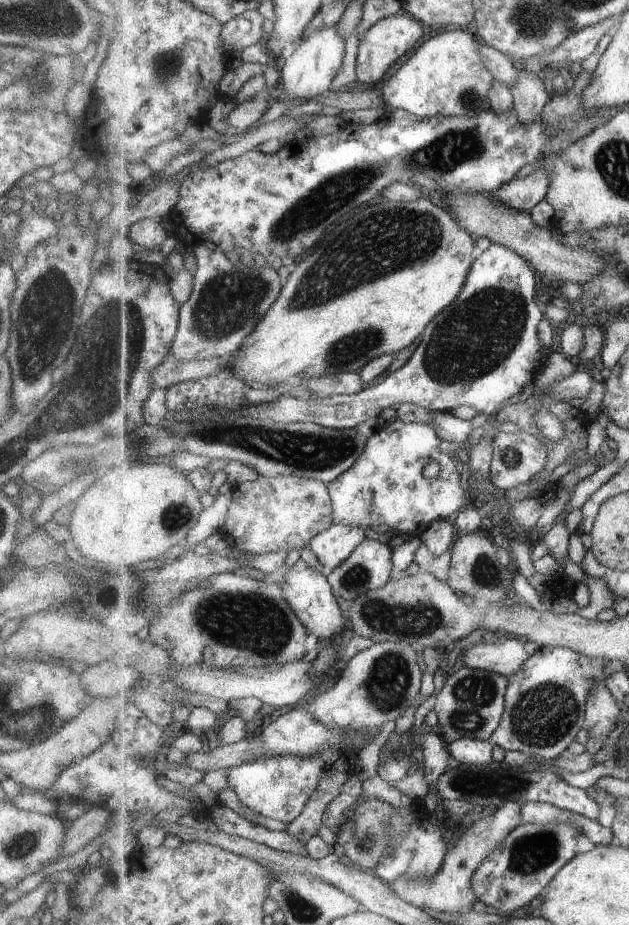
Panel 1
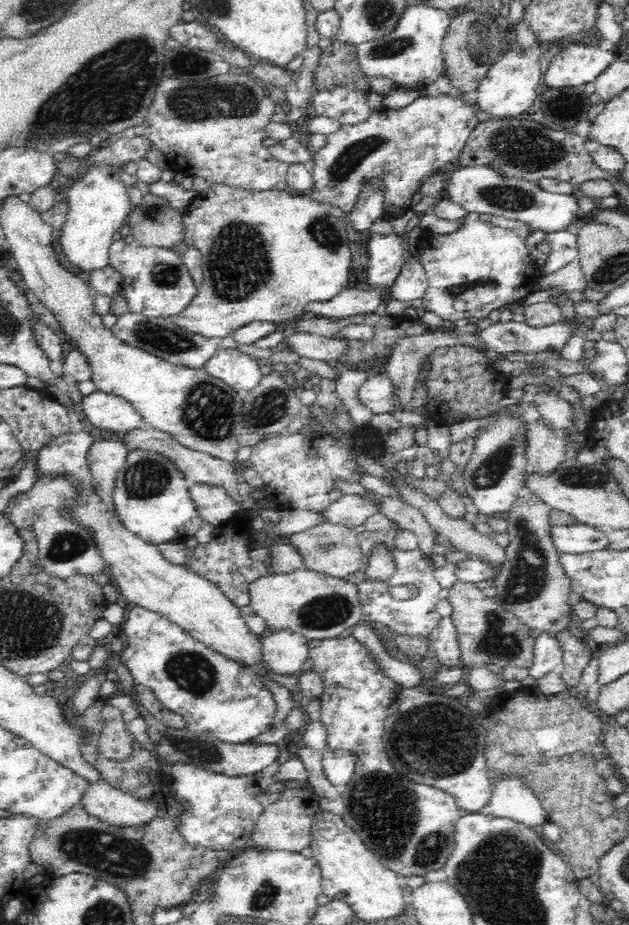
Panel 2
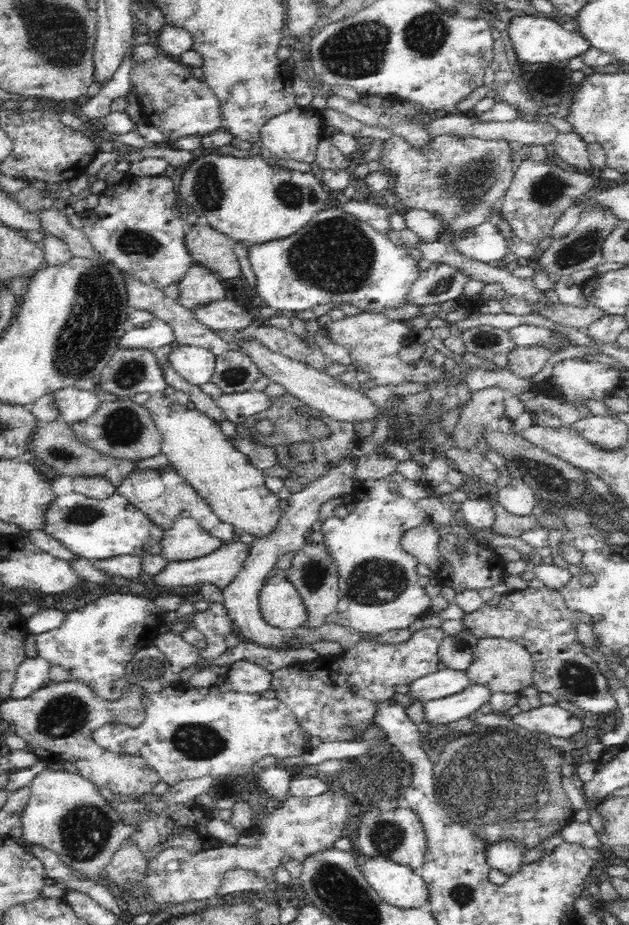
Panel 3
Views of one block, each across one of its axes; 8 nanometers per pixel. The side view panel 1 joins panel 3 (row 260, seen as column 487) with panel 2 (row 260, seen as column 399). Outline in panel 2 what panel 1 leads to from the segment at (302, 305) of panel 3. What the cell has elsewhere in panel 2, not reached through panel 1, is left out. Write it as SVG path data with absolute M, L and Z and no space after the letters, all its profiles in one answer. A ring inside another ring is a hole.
M390 231L388 234L371 233L368 239L368 258L367 262L367 282L373 288L388 290L398 276L405 263L404 247L402 238L396 232Z

